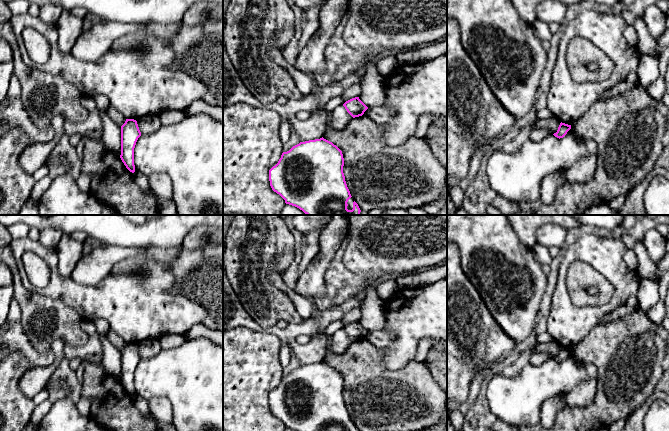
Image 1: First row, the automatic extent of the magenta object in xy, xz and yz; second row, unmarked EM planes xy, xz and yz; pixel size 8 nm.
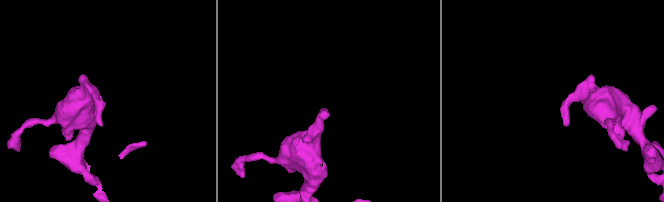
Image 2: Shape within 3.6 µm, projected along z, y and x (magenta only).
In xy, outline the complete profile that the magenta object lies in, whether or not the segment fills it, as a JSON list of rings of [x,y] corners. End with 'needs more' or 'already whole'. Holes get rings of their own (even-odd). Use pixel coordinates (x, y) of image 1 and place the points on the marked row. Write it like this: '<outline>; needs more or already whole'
[[[126,119],[121,126],[121,155],[120,158],[126,168],[134,173],[134,148],[138,138],[141,136],[137,121]]]; already whole

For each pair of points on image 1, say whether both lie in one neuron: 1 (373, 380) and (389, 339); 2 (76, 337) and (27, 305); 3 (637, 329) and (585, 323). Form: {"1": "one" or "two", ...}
{"1": "two", "2": "one", "3": "two"}

